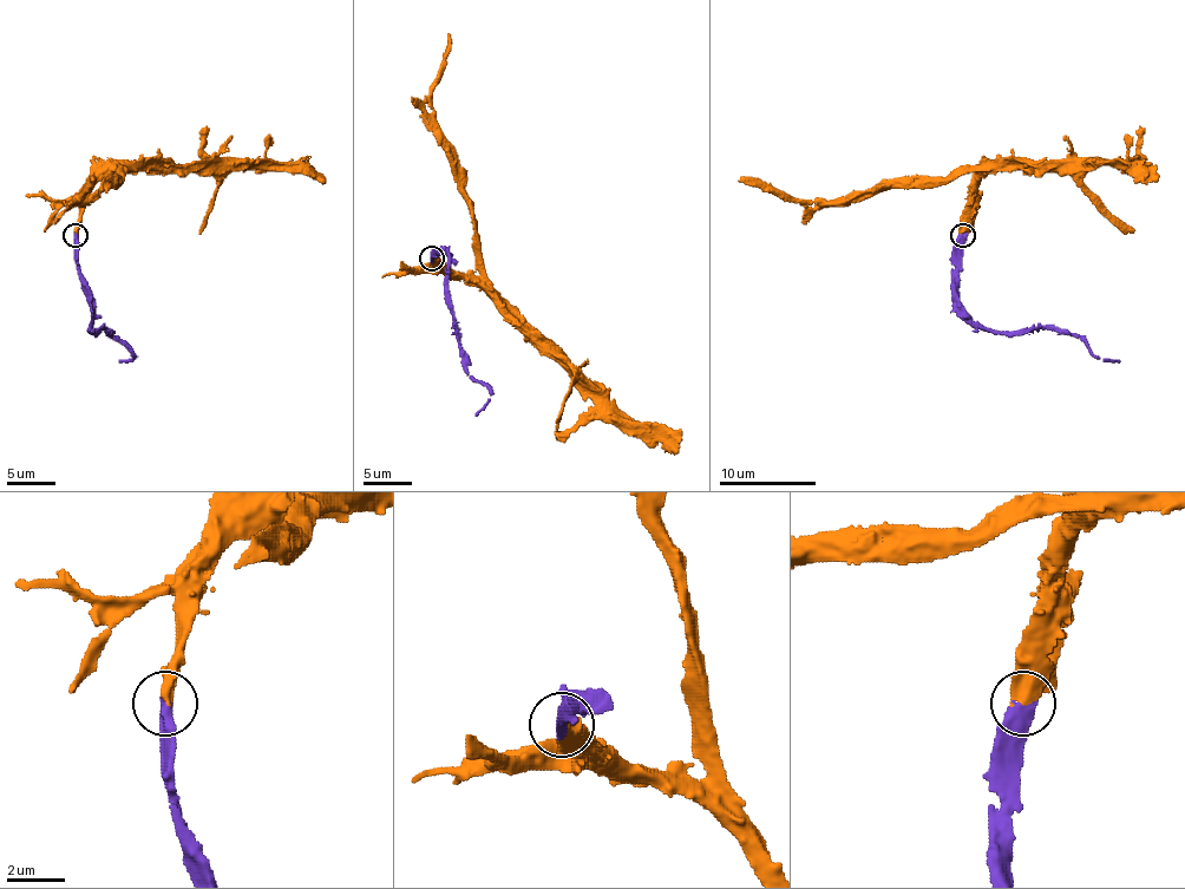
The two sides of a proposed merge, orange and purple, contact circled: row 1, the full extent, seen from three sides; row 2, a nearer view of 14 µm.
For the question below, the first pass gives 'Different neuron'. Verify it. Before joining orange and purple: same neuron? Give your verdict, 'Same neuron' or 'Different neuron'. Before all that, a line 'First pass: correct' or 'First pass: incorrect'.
First pass: incorrect
Same neuron

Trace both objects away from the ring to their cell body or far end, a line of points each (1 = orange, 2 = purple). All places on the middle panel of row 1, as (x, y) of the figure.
1: (432, 259), (457, 273), (476, 268), (464, 171), (432, 108), (432, 82), (450, 45), (447, 33)
2: (432, 259), (442, 254), (447, 259), (459, 353), (466, 370), (491, 394), (491, 401), (476, 416)

